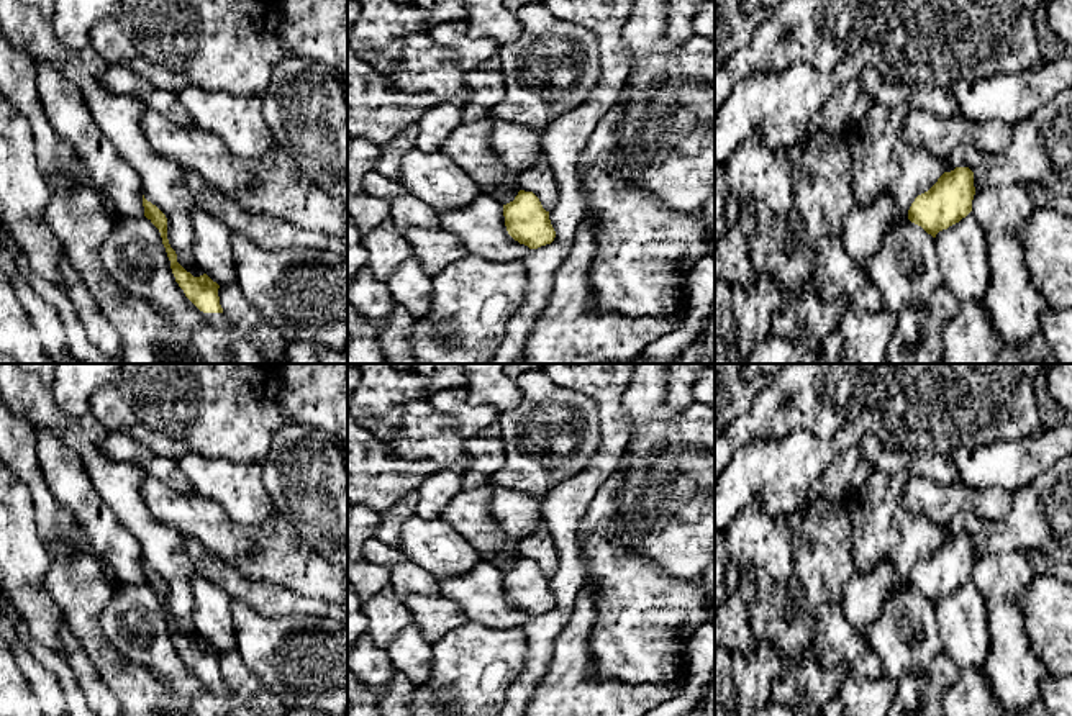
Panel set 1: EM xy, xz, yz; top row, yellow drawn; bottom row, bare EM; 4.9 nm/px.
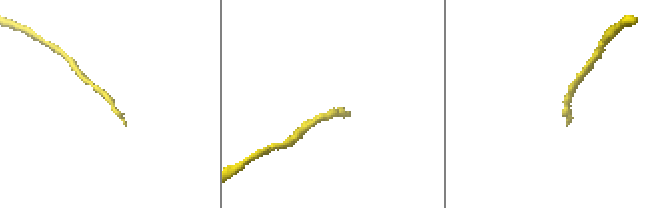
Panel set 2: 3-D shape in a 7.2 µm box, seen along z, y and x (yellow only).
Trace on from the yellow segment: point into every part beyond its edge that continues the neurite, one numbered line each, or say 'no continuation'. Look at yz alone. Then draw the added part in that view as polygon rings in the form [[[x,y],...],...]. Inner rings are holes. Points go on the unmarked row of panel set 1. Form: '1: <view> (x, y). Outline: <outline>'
no continuation

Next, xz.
no continuation

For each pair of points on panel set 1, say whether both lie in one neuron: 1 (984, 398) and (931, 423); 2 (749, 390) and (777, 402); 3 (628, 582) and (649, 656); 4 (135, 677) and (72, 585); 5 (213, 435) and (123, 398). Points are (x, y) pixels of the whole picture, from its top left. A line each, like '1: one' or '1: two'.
1: one
2: two
3: one
4: one
5: one

